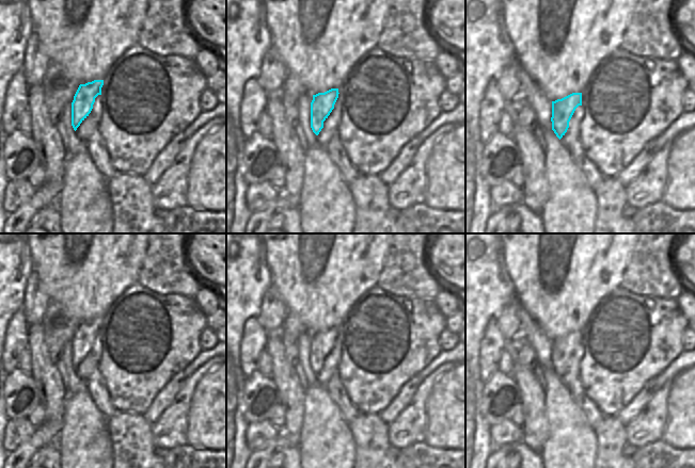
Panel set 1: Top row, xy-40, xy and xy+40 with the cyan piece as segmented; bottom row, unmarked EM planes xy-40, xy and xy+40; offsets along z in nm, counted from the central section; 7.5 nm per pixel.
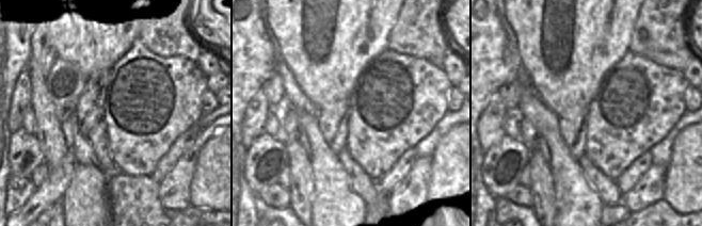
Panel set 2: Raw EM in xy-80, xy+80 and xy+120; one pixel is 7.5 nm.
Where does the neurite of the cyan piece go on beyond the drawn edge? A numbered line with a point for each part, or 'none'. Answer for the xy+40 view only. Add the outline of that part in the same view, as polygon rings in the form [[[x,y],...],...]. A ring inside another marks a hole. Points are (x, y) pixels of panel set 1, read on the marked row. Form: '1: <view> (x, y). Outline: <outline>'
1: xy+40 (572, 134). Outline: [[[579,106],[570,122],[569,122],[569,128],[567,132],[563,135],[560,139],[560,143],[567,148],[570,144],[575,142],[576,140],[580,140],[580,124],[584,117],[584,107]]]

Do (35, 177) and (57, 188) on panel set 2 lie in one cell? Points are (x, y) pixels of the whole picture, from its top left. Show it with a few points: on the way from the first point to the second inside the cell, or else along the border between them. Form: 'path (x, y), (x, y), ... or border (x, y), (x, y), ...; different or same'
border (49, 168), (47, 177), (36, 188); different

